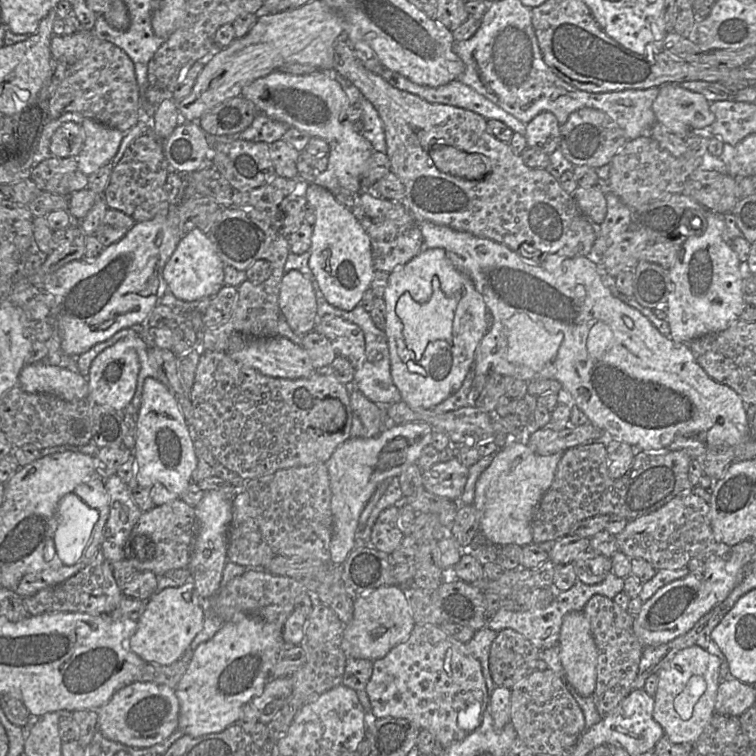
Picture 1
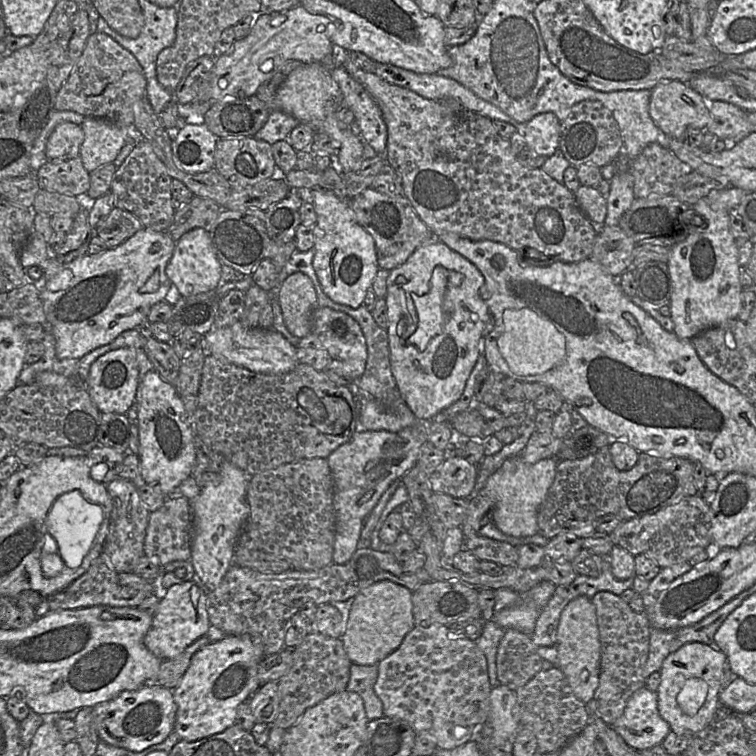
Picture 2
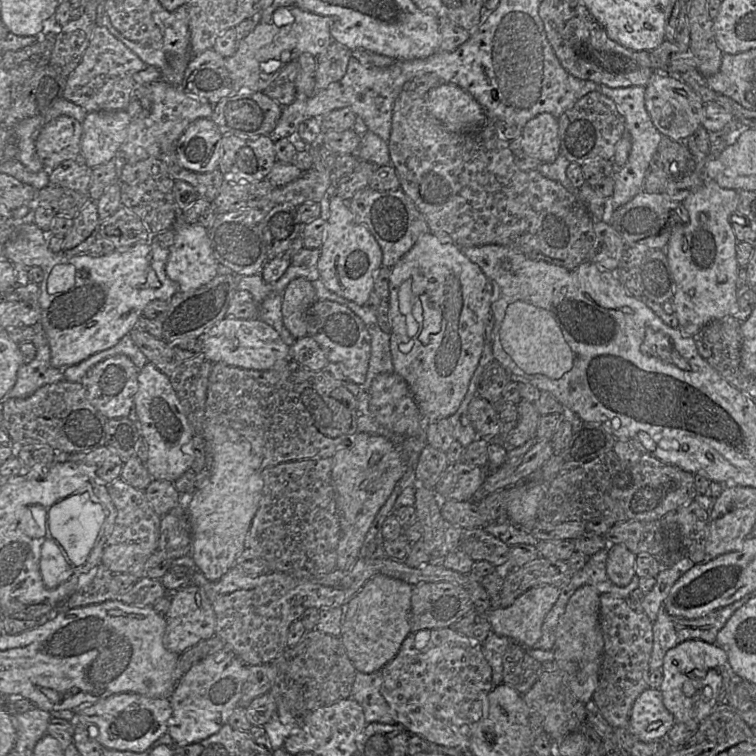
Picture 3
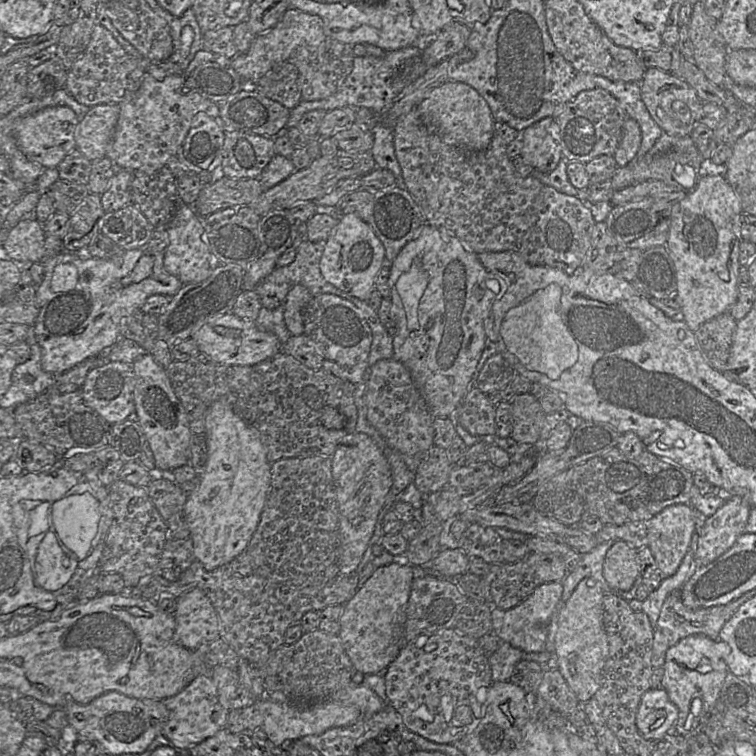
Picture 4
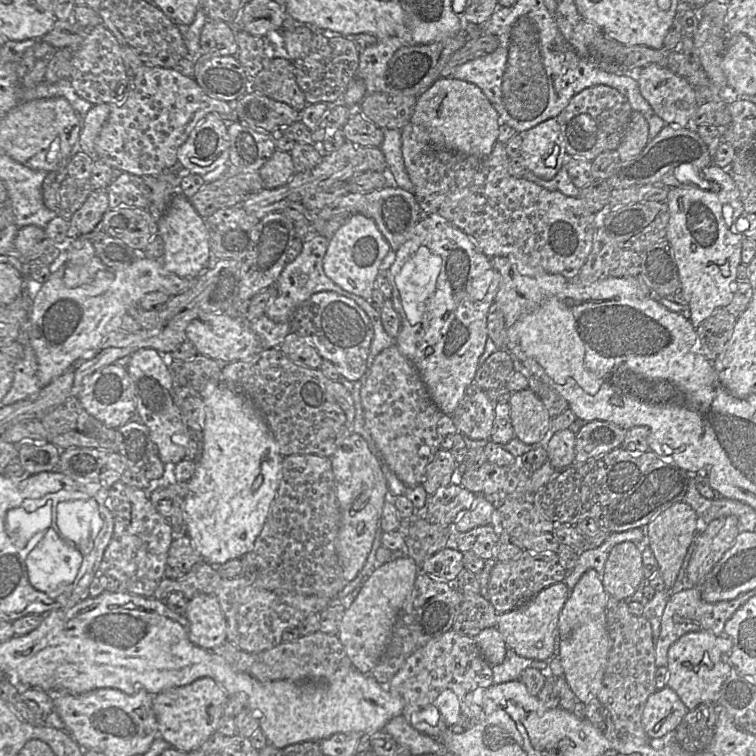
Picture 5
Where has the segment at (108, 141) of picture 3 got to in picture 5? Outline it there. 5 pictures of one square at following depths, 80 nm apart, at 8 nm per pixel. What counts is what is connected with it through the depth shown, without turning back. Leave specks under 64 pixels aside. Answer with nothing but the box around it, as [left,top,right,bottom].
[79,103,111,160]

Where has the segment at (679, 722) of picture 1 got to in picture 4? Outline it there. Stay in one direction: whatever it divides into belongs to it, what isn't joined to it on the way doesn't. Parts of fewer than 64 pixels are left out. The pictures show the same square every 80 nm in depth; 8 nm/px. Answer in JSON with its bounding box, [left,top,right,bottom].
[662,634,730,715]

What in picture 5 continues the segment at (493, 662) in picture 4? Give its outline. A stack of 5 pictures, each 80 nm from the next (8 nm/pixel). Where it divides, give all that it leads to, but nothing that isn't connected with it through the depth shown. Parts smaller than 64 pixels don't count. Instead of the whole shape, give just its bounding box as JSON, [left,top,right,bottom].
[492,648,555,684]

